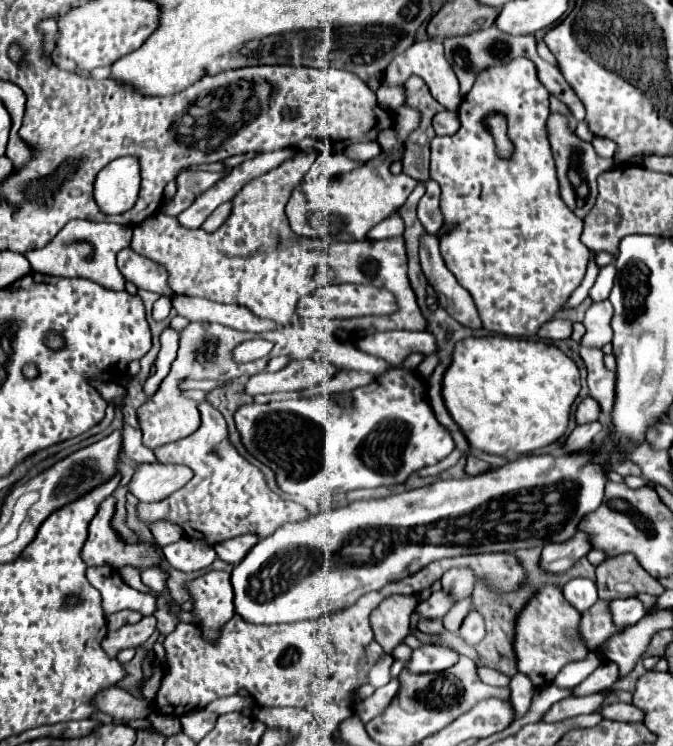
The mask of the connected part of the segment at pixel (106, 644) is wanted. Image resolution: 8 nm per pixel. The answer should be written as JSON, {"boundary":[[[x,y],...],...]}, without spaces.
{"boundary":[[[145,616],[137,624],[129,624],[115,632],[109,632],[101,646],[109,658],[115,658],[117,652],[125,648],[139,648],[153,634],[153,630],[155,630],[155,618]]]}

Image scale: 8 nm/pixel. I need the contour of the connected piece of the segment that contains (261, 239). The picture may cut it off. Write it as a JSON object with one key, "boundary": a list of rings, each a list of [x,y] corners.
{"boundary":[[[297,152],[281,166],[247,182],[237,198],[233,198],[233,212],[227,222],[213,234],[205,230],[187,230],[177,226],[175,218],[155,214],[133,228],[131,248],[157,262],[167,270],[167,284],[175,294],[199,296],[223,304],[239,304],[249,308],[259,318],[269,318],[277,324],[289,324],[295,318],[295,306],[299,298],[307,296],[315,288],[331,284],[371,284],[387,288],[399,302],[399,312],[385,318],[383,326],[371,326],[371,330],[345,330],[345,336],[355,342],[367,332],[387,330],[413,330],[427,328],[415,292],[407,278],[407,256],[403,236],[377,240],[377,242],[333,242],[297,238],[287,224],[285,204],[291,190],[301,184],[301,178],[315,162],[315,154]]]}

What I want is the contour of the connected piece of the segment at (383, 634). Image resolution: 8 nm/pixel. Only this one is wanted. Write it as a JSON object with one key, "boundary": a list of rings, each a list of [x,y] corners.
{"boundary":[[[393,596],[373,610],[371,628],[385,654],[391,654],[409,634],[409,618],[417,604],[415,596]]]}

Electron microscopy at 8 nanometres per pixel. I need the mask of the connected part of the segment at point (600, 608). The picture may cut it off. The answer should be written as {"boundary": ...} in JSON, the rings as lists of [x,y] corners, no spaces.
{"boundary":[[[597,600],[587,612],[581,614],[579,622],[579,636],[585,642],[585,648],[589,652],[599,650],[611,636],[623,632],[625,628],[615,626],[613,616],[609,612],[609,602]]]}

